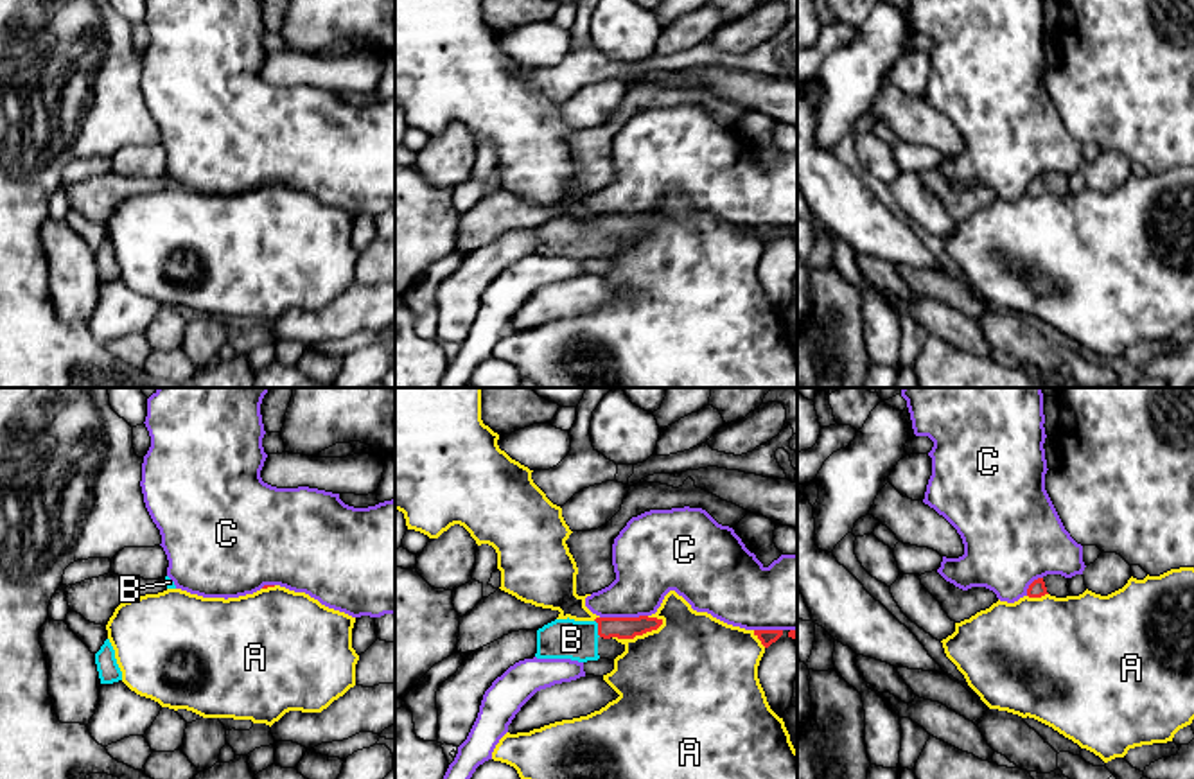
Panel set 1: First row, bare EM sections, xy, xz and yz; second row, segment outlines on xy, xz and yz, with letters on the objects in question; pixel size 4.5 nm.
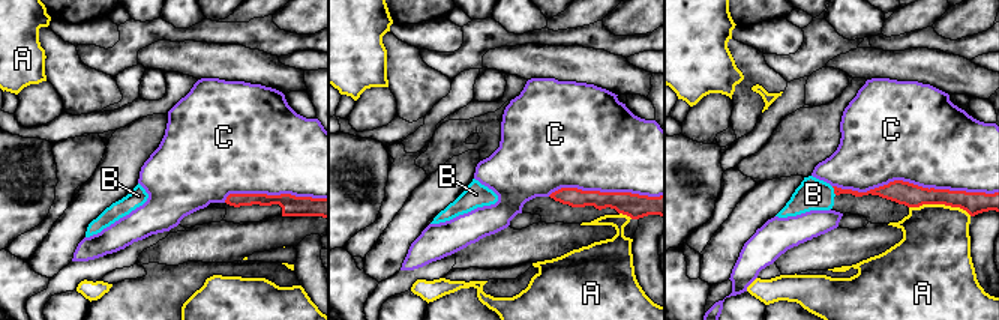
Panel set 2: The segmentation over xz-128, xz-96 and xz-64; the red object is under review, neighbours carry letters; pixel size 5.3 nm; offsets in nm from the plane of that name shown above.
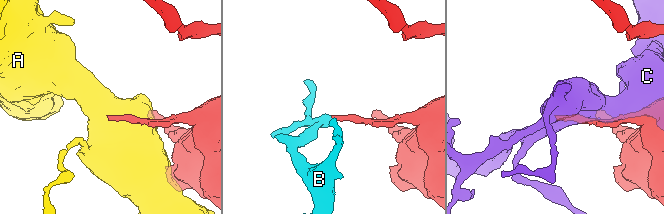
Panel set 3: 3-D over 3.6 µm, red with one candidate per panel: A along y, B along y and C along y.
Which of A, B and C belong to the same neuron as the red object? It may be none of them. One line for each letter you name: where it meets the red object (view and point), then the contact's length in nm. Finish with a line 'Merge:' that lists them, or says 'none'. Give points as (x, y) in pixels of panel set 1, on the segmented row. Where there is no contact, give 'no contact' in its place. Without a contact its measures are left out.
B: contact xz (598, 629); length 80 nm
Merge: B

